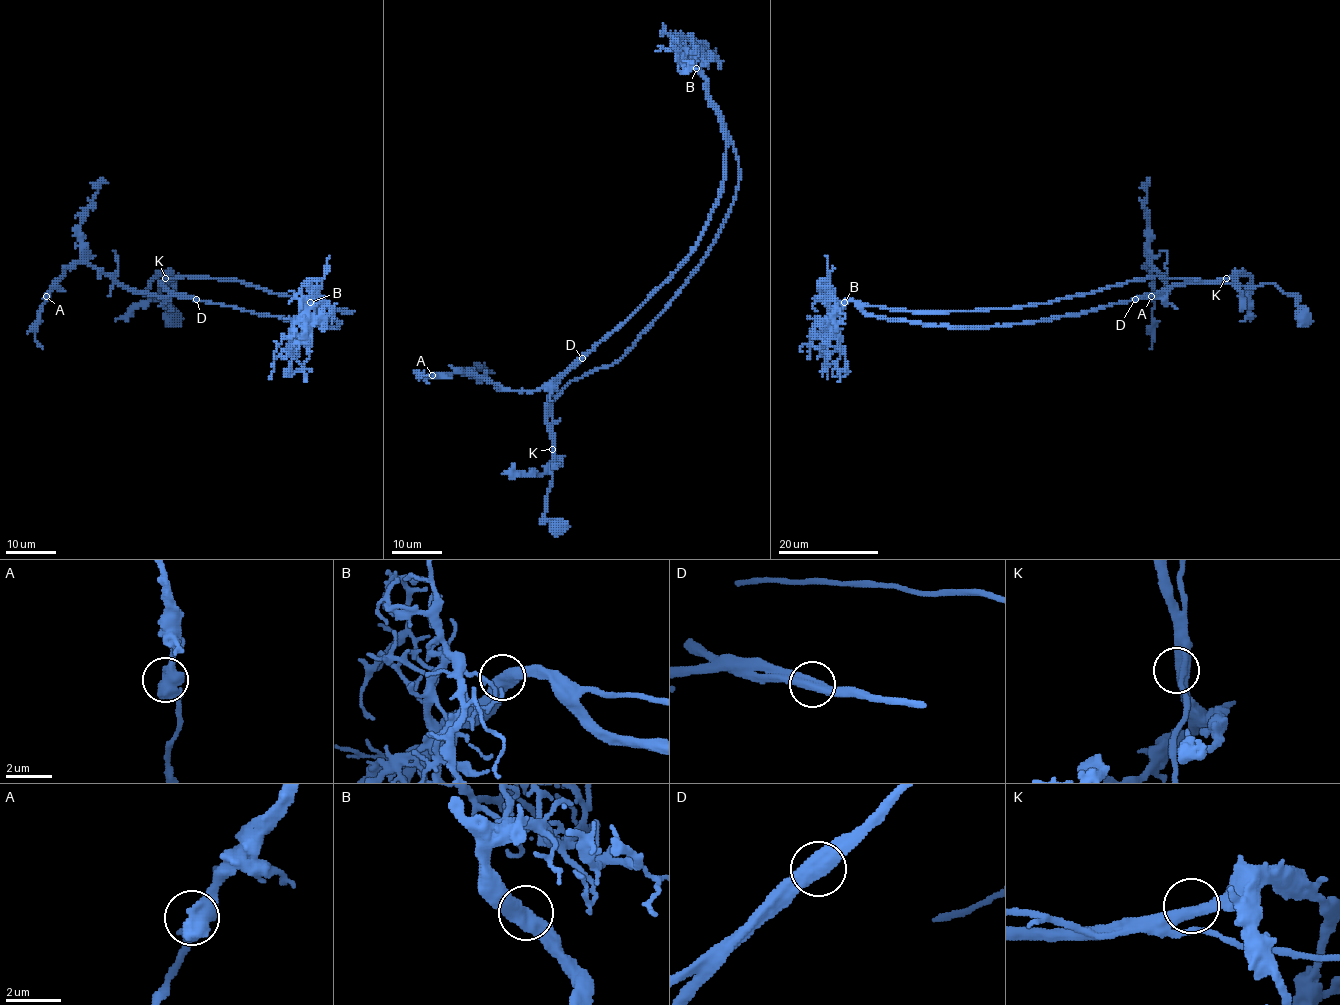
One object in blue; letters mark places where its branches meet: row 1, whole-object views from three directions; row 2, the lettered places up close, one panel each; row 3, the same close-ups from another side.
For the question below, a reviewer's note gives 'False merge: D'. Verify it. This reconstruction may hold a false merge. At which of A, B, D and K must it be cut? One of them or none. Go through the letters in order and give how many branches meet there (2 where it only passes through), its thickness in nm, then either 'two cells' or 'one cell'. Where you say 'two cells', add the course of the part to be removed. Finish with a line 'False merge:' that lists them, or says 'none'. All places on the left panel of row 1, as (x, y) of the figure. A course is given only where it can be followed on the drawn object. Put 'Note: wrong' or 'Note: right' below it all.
A: 2 | 550 nm | one cell
B: 2 | 550 nm | one cell
D: 2 | 550 nm | two cells | (195, 299), (131, 291), (85, 261), (76, 261), (51, 290), (38, 314), (34, 337), (43, 348)
K: 2 | 440 nm | one cell
False merge: D
Note: right

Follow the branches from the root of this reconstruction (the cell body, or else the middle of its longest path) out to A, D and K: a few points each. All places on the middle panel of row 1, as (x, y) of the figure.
A: (559, 527), (544, 517), (553, 460), (546, 399), (559, 380), (531, 391), (502, 391), (472, 374), (432, 375)
D: (559, 527), (558, 522), (544, 517), (553, 460), (546, 399), (552, 387), (582, 358)
K: (559, 527), (558, 522), (546, 521), (544, 517), (545, 498), (552, 483), (552, 449)

